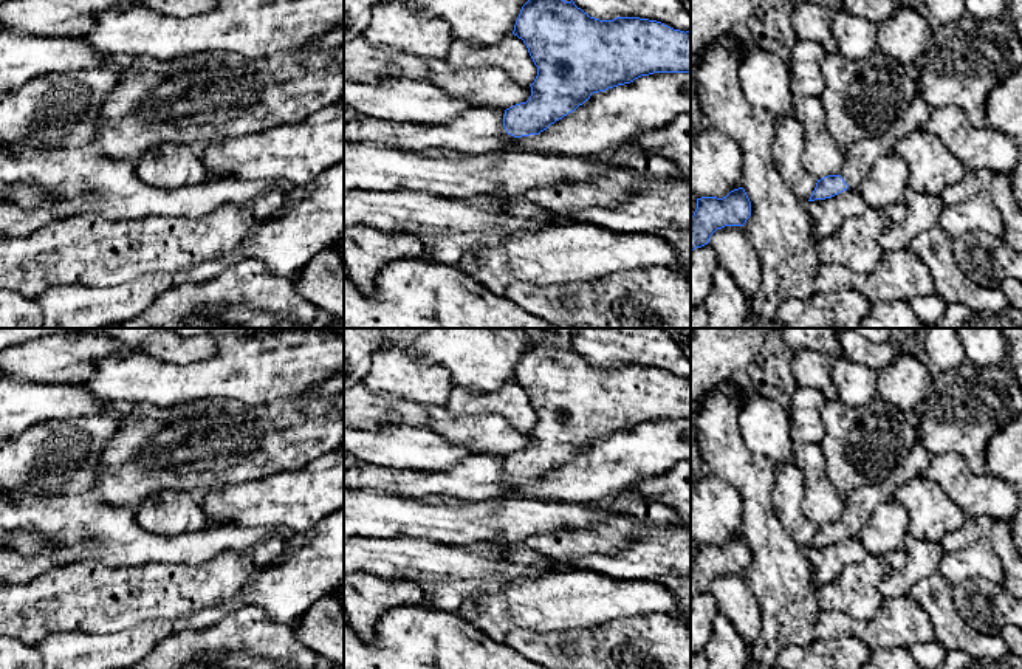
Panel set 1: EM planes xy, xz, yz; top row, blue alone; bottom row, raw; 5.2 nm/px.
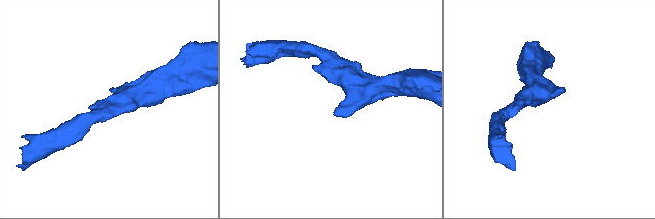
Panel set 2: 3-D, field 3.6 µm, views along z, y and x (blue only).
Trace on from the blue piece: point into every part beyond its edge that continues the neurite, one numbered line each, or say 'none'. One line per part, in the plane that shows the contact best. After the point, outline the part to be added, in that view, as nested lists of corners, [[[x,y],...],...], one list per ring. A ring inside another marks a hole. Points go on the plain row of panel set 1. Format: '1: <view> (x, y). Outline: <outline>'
1: yz (858, 507). Outline: [[[918,440],[909,455],[884,480],[850,492],[845,497],[844,513],[839,520],[849,534],[859,536],[878,505],[895,500],[895,492],[901,485],[923,475],[931,455]]]

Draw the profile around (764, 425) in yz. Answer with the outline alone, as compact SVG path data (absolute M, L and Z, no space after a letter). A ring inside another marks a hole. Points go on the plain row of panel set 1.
M742 376L732 379L732 396L740 406L739 429L748 449L773 465L794 460L790 438L790 412L765 398L757 386Z

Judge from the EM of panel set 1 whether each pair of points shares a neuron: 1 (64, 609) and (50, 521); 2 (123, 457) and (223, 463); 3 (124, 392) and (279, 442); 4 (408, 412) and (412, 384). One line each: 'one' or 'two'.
1: two
2: one
3: two
4: two

